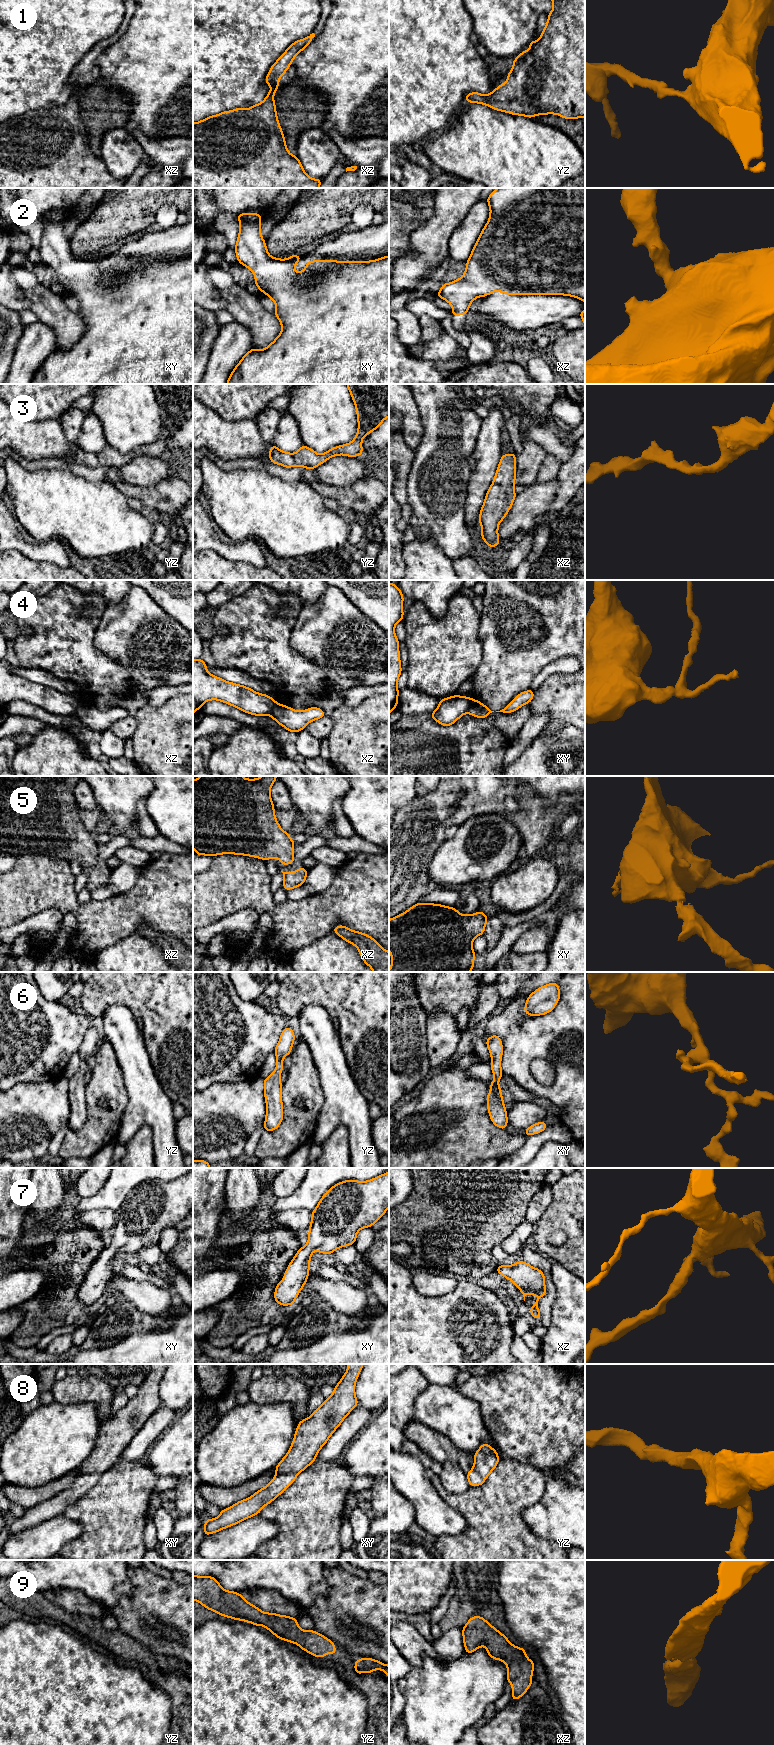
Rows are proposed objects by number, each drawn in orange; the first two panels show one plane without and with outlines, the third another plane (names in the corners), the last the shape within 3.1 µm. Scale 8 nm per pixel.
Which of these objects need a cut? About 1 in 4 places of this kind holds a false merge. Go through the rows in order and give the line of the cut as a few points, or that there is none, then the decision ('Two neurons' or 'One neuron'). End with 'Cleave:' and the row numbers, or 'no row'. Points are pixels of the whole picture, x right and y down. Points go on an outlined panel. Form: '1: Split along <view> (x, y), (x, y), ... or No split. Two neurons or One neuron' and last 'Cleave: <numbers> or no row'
1: No split. One neuron
2: No split. One neuron
3: No split. One neuron
4: Split along xy (473, 700), (467, 712). Two neurons
5: No split. One neuron
6: No split. One neuron
7: No split. One neuron
8: No split. One neuron
9: No split. One neuron
Cleave: 4

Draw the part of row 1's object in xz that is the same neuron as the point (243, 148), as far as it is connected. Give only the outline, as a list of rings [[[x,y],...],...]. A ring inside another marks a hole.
[[[312,33],[295,41],[270,68],[265,83],[271,90],[264,101],[249,108],[237,108],[212,115],[193,123],[193,188],[319,188],[322,179],[312,179],[304,171],[297,156],[289,153],[278,122],[274,93],[279,88],[280,77],[286,73],[293,59],[315,37]]]

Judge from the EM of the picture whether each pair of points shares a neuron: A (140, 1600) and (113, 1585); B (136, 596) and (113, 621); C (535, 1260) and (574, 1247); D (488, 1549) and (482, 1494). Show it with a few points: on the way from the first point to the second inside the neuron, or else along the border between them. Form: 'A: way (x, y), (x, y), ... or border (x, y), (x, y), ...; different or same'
A: border (128, 1570), (130, 1590), (111, 1610); different
B: way (132, 602), (119, 615); same
C: border (538, 1250), (550, 1260); different
D: way (488, 1535), (487, 1508); same

